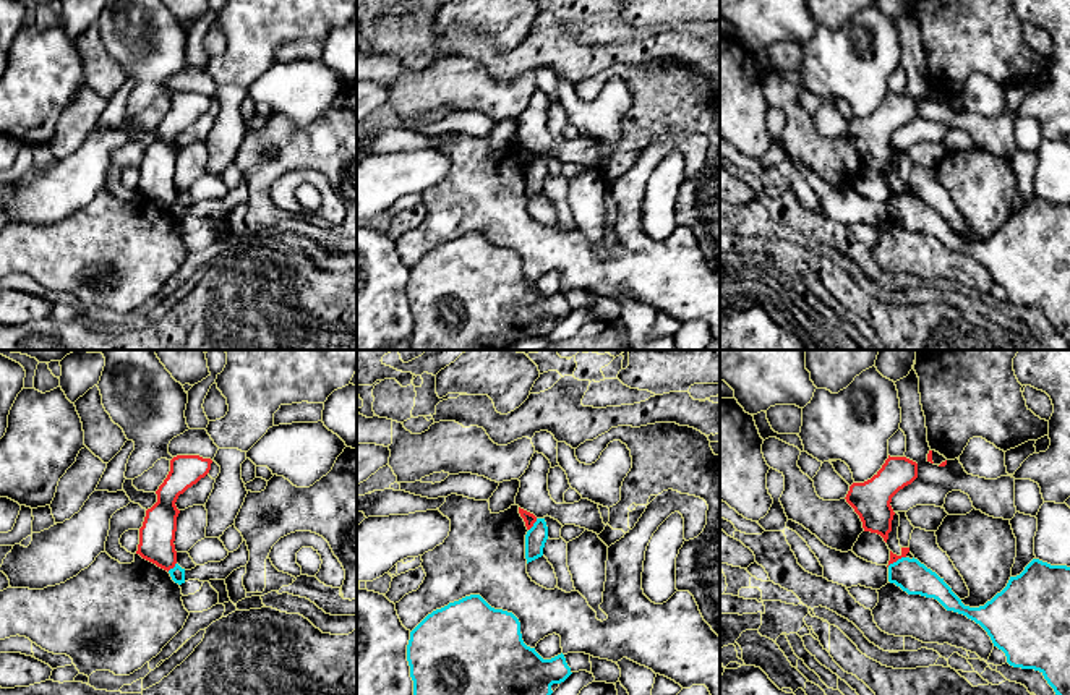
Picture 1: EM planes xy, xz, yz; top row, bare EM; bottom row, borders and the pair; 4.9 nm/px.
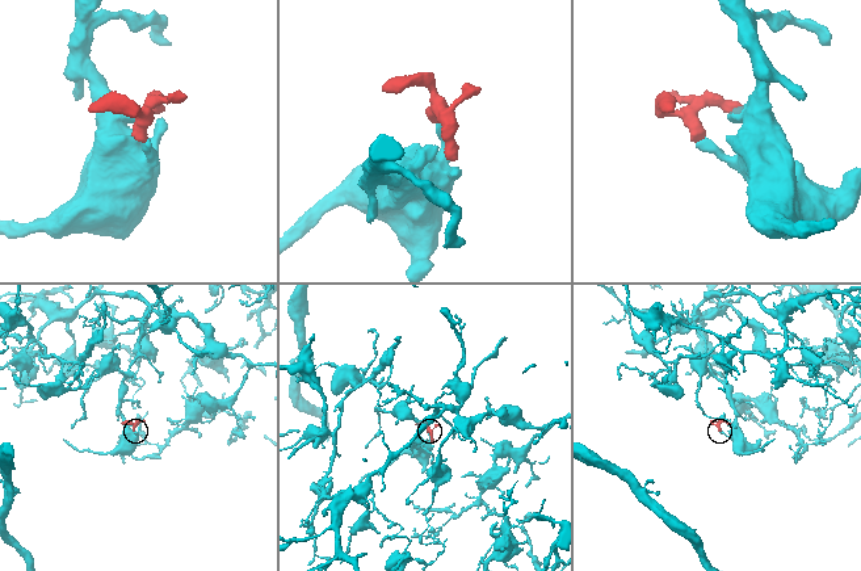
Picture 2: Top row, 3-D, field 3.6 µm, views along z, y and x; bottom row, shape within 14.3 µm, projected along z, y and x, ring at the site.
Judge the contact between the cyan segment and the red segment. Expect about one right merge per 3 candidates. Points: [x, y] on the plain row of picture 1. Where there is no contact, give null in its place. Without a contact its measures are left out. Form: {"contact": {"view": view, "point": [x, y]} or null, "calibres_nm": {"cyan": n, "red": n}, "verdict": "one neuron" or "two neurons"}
{"contact": {"view": "yz", "point": [897, 198]}, "calibres_nm": {"cyan": 160, "red": 50}, "verdict": "two neurons"}

